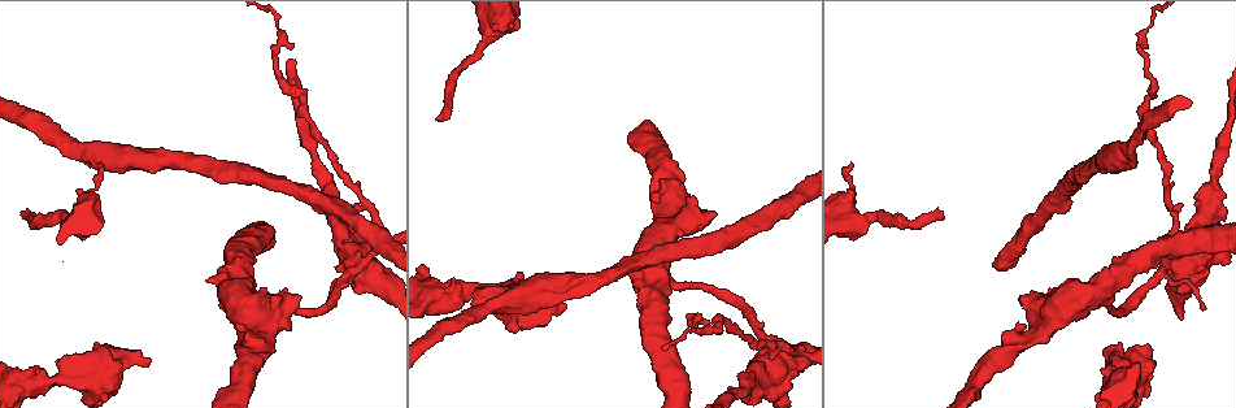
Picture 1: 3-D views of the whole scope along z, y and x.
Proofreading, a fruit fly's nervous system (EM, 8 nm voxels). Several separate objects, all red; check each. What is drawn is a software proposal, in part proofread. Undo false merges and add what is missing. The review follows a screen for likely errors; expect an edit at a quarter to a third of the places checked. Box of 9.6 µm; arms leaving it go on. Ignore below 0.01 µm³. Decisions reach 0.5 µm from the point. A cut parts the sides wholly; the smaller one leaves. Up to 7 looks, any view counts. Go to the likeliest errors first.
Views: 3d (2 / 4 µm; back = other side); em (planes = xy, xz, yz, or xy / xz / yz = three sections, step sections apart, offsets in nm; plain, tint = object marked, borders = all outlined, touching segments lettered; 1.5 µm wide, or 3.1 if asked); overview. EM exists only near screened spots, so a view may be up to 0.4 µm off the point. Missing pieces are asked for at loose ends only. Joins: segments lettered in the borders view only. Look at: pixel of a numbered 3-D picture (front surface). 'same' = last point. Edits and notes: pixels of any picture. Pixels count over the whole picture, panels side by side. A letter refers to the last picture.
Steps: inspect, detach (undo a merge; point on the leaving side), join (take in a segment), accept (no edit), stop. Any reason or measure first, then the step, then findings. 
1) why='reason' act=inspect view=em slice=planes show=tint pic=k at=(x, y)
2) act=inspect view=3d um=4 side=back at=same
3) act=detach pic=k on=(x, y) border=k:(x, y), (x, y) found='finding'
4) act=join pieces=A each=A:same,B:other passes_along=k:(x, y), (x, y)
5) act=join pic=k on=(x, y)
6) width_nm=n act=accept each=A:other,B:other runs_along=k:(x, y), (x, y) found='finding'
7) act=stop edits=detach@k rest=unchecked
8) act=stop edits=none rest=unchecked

why='end of a long branch' act=inspect view=em slice=planes show=borders pic=1 at=(24, 210)

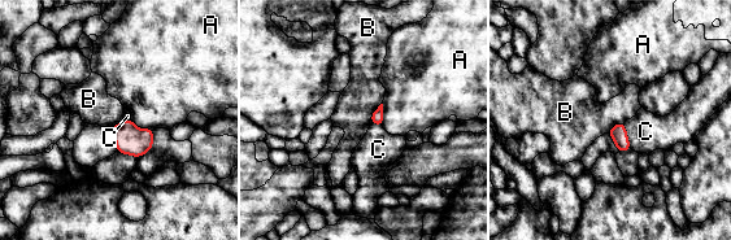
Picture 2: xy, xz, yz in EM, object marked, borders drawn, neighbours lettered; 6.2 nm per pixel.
act=join pieces=C each=A:other,B:other,C:same passes_along=2:(618, 132), (626, 136), (645, 131) found='it goes on there'

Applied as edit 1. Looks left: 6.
act=inspect view=overview

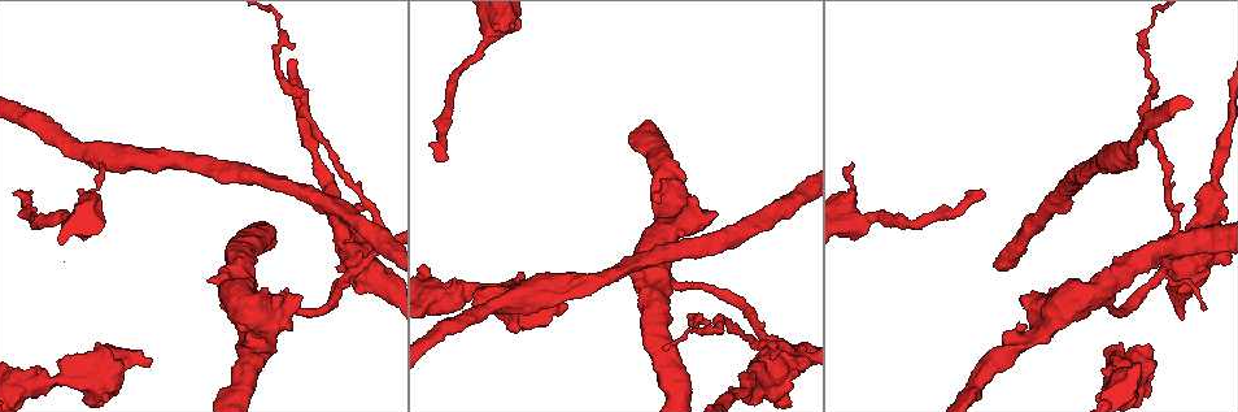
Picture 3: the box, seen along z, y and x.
why='four or more arms meet' act=inspect view=3d um=4 pic=3 at=(358, 264)

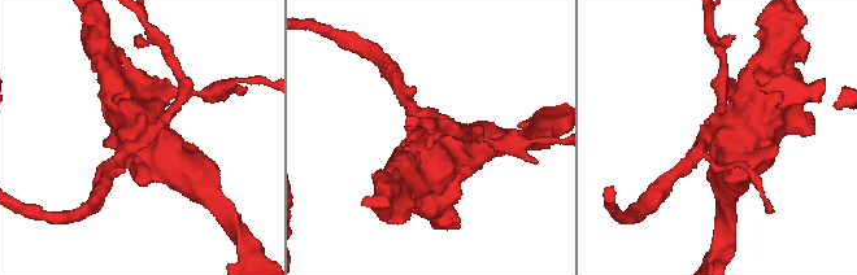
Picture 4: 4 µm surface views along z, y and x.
why='now the EM' act=inspect view=em slice=planes show=plain pic=4 at=(141, 143)

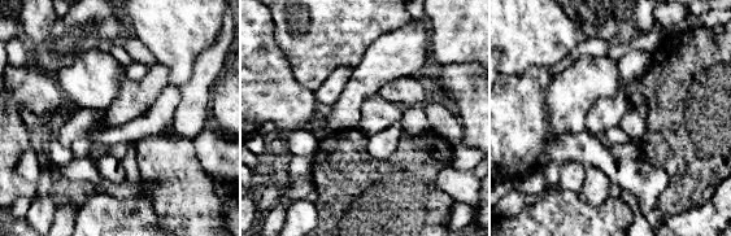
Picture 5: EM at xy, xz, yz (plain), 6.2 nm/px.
why='what lies round it' act=inspect view=em slice=planes show=borders at=same

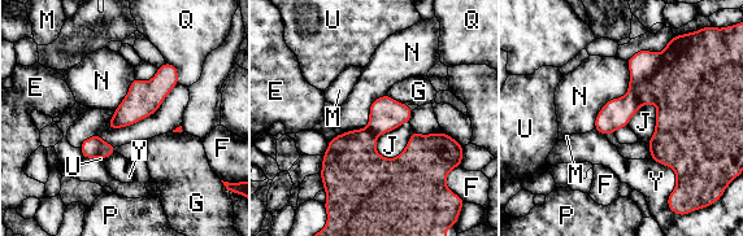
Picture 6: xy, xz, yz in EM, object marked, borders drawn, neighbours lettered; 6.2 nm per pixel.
width_nm=180 act=detach pic=6 on=(689, 87) each=E:other,F:other,G:other,J:other,M:other,N:other,P:other,Q:other,U:other,Y:other border=6:(661, 55), (644, 99) found='a second neuron is stuck on'

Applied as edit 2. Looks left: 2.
act=stop edits=join@2,detach@6 rest=unchecked

